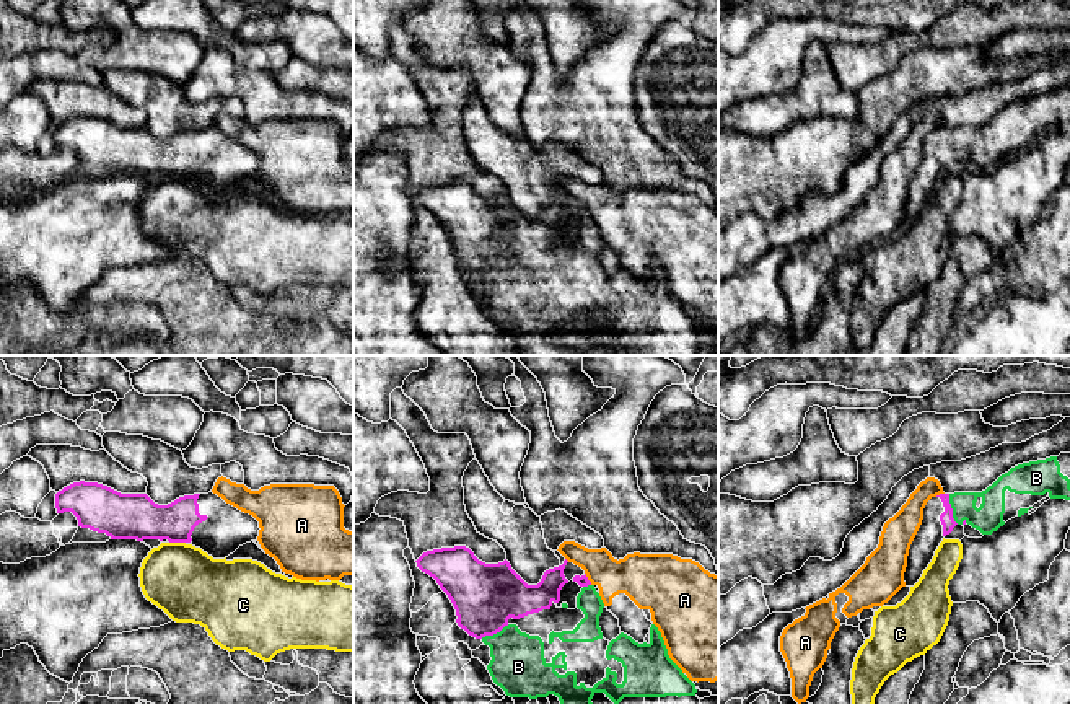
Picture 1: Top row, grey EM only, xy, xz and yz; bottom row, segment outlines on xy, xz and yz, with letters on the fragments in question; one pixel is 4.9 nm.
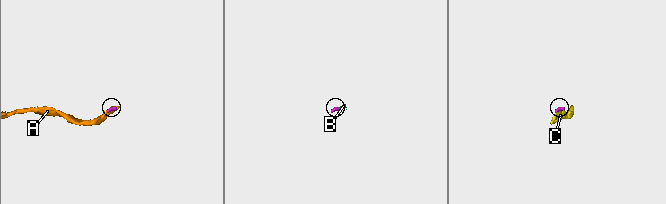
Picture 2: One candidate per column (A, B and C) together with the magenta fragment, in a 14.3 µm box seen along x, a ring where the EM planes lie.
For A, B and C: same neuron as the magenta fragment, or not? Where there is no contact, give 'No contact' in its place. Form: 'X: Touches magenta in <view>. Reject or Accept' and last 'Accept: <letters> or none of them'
A: Touches magenta in yz. Reject
B: Touches magenta in yz. Accept
C: Touches magenta in xy. Reject
Accept: B

